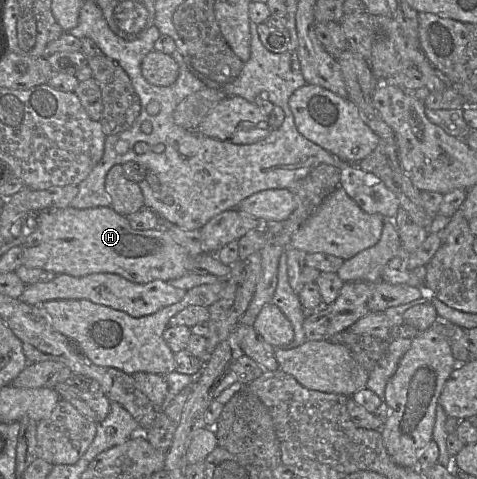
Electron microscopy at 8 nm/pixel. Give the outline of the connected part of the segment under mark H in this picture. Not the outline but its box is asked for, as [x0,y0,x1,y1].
[23,206,188,284]

